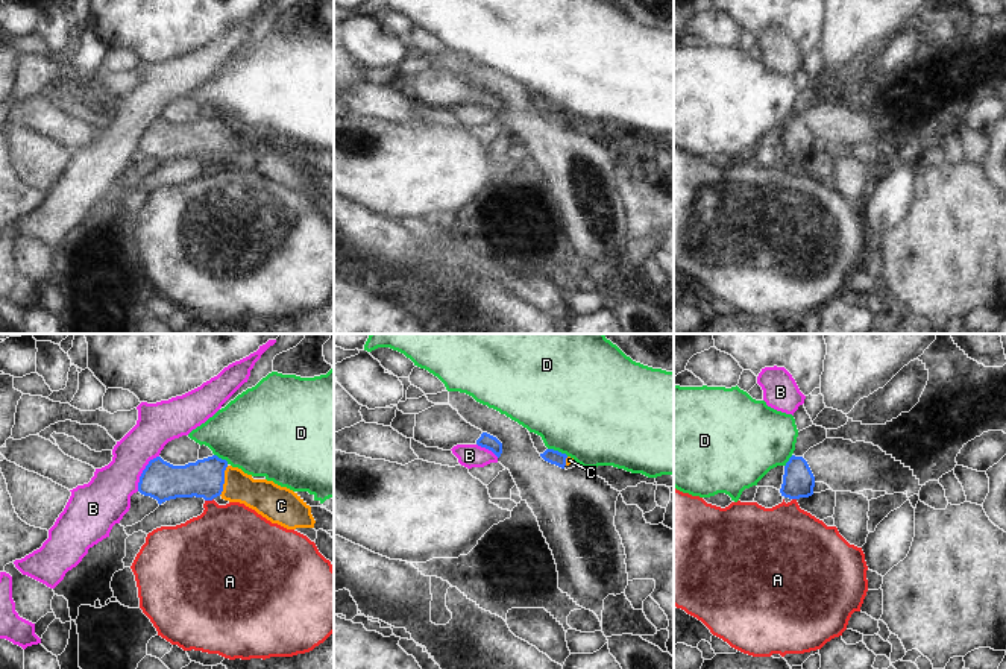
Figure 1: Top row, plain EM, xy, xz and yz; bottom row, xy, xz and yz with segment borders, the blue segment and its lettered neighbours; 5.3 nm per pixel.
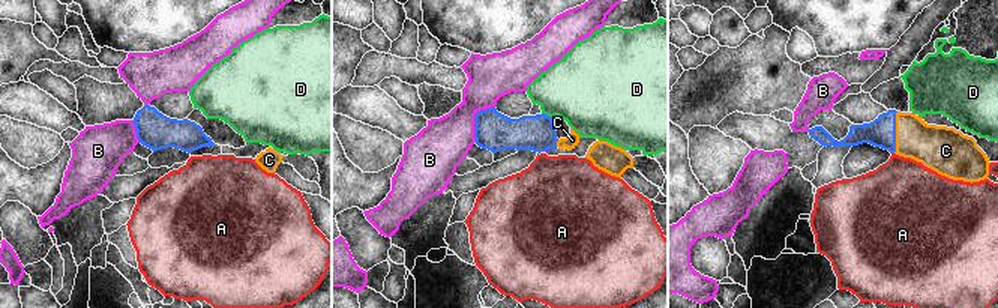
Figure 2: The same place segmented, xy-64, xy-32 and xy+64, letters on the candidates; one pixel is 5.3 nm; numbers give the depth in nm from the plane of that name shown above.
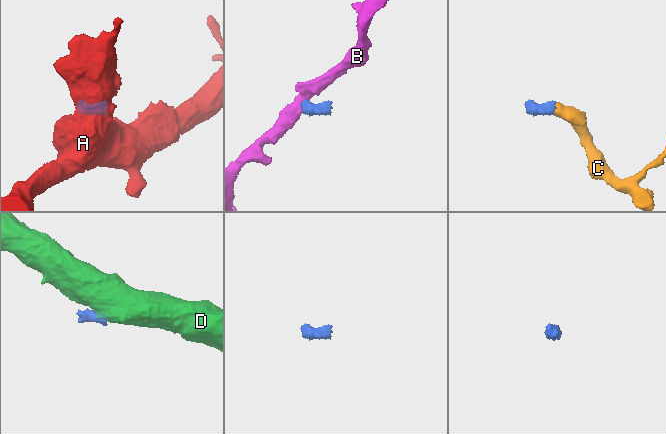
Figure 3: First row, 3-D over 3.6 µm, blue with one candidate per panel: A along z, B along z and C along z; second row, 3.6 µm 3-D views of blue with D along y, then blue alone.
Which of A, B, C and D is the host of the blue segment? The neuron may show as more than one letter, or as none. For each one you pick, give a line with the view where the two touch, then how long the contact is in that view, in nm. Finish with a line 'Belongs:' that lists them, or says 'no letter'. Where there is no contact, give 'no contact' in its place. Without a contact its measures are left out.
C: contact in xy; length 170 nm
Belongs: C

